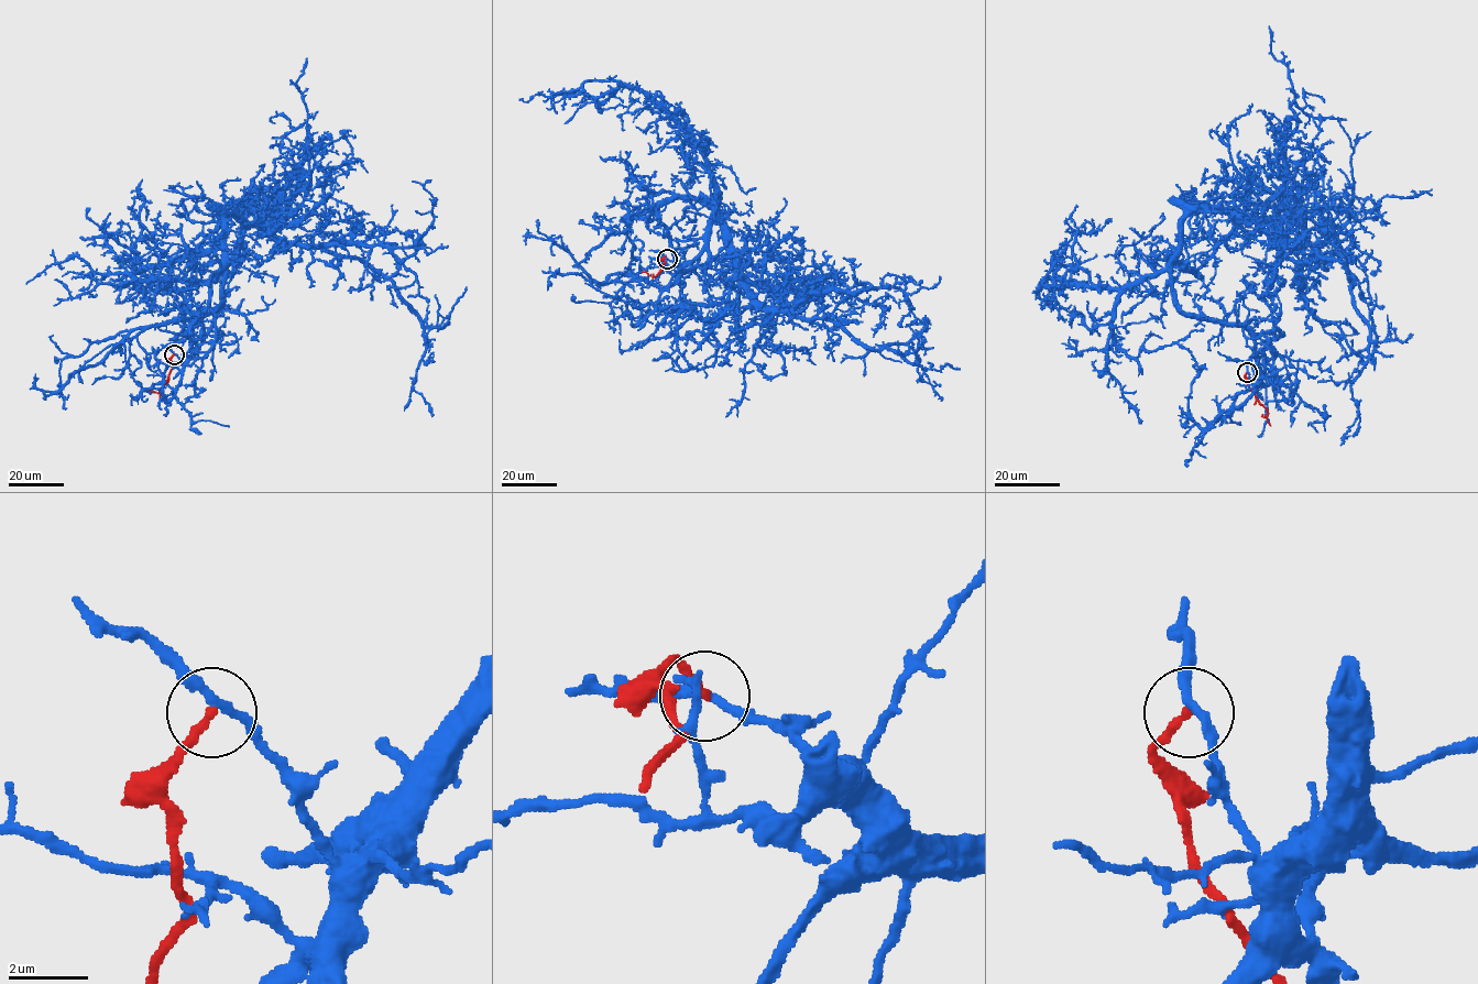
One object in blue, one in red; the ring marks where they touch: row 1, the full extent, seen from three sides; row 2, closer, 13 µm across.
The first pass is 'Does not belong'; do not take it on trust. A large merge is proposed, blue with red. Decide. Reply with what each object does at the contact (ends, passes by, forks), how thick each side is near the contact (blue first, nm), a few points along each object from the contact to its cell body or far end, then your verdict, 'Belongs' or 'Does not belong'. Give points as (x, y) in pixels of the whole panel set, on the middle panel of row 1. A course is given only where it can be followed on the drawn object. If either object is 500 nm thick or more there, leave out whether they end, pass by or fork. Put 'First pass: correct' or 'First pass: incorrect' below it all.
At the ring blue passes by. At the ring red ends. Thickness 240 nm (blue) against 240 nm. Course of blue: (667, 259), (708, 261), (718, 194), (725, 250), (763, 307), (835, 321), (909, 363), (924, 339). Course of red: (667, 259), (664, 258), (663, 269), (656, 276), (642, 272). Does not belong
First pass: correct

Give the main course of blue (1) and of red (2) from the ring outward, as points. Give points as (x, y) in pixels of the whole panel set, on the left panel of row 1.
1: (174, 353), (187, 361), (223, 302), (230, 216), (387, 276), (423, 328), (413, 389), (431, 416)
2: (174, 354), (170, 379), (156, 393), (149, 390)

